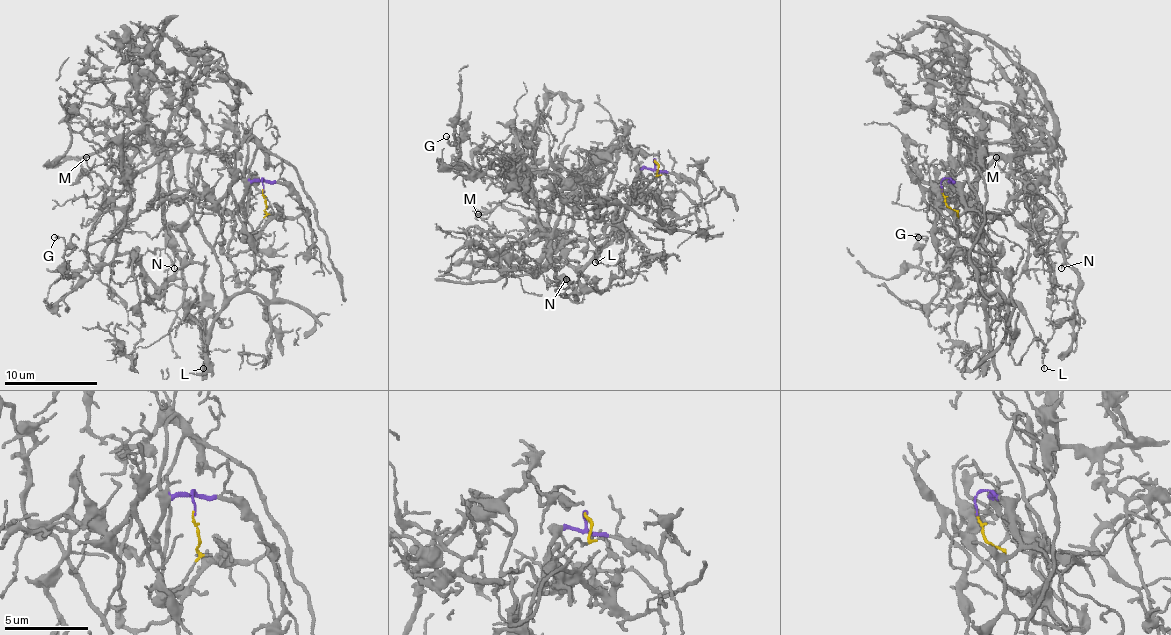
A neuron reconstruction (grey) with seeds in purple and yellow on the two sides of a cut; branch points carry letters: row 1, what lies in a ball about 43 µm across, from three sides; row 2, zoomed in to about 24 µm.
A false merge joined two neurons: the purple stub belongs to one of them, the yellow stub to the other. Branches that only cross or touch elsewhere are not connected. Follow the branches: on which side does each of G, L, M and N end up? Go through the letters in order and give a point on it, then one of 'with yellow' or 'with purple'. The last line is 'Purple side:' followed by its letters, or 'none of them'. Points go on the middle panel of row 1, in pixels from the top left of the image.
G: place (446, 136); with yellow
L: place (595, 262); with yellow
M: place (478, 214); with purple
N: place (566, 279); with purple
Purple side: M, N

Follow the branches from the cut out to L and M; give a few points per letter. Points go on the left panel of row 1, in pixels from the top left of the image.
L: (263, 191), (265, 214), (249, 238), (249, 284), (205, 335), (188, 312), (198, 300), (205, 321), (202, 368)
M: (263, 191), (263, 177), (233, 214), (205, 193), (165, 191), (156, 163), (114, 191), (86, 156)

